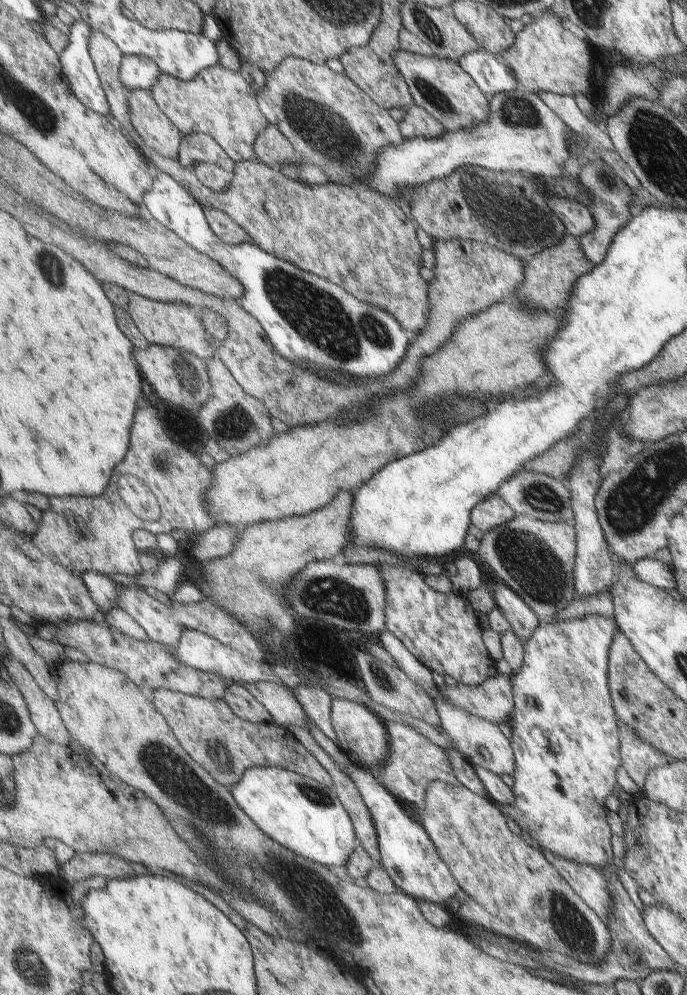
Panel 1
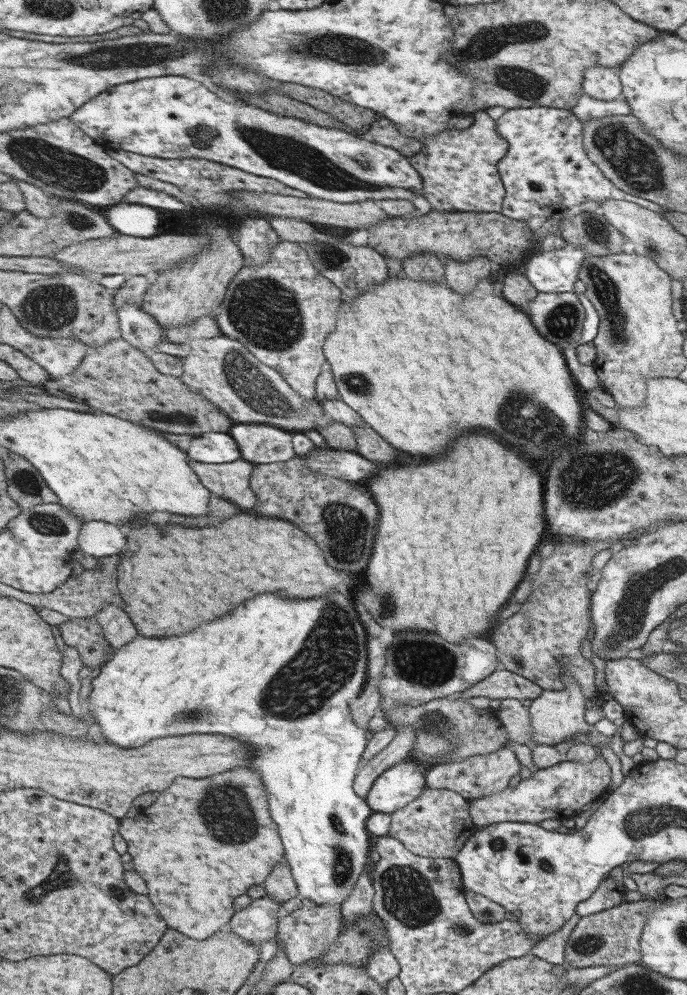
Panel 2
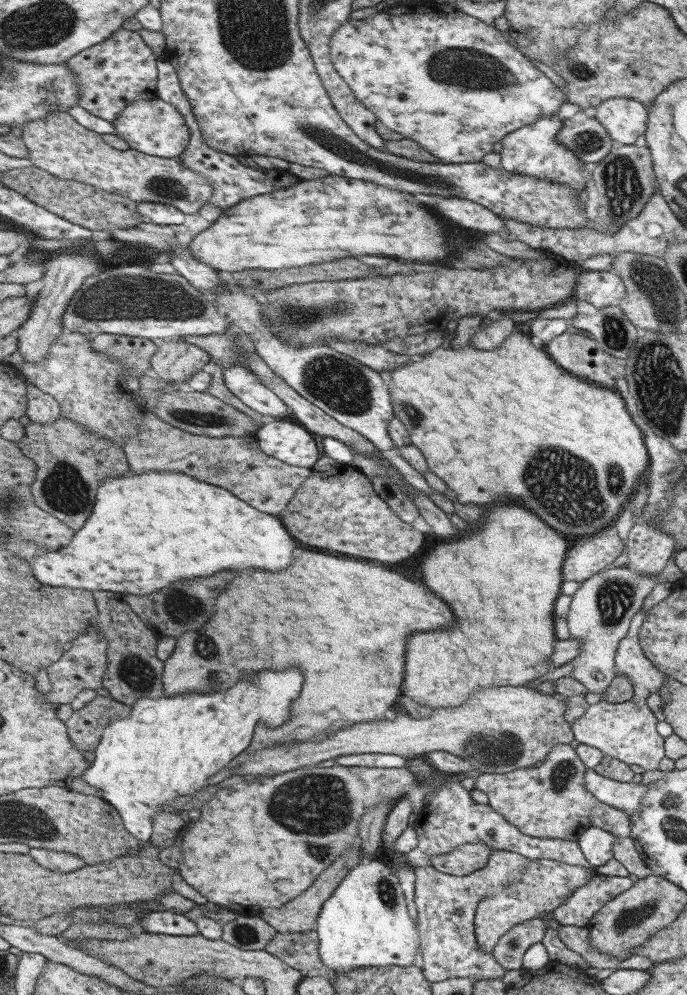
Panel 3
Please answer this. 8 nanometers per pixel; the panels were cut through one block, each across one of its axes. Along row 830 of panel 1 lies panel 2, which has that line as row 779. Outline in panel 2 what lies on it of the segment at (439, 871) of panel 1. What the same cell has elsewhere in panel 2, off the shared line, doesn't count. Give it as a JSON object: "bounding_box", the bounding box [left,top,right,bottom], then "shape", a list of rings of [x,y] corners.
{"bounding_box":[367,760,425,814],"shape":[[[403,760],[385,770],[371,786],[367,804],[377,814],[391,814],[405,808],[425,790],[425,774],[413,760]]]}

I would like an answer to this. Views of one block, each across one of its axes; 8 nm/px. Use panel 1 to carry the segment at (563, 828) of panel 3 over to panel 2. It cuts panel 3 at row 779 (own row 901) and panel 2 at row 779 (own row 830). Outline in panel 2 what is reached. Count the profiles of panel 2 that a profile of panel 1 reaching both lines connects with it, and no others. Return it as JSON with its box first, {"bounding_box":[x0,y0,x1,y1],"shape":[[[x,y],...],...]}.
{"bounding_box":[425,746,521,802],"shape":[[[503,746],[497,752],[463,758],[461,762],[437,762],[437,764],[433,764],[433,768],[429,772],[425,772],[425,788],[453,790],[469,802],[469,800],[493,796],[493,794],[507,790],[507,786],[511,786],[511,782],[515,782],[515,778],[519,778],[519,770],[521,770],[521,762],[517,758],[517,752],[513,748]]]}

